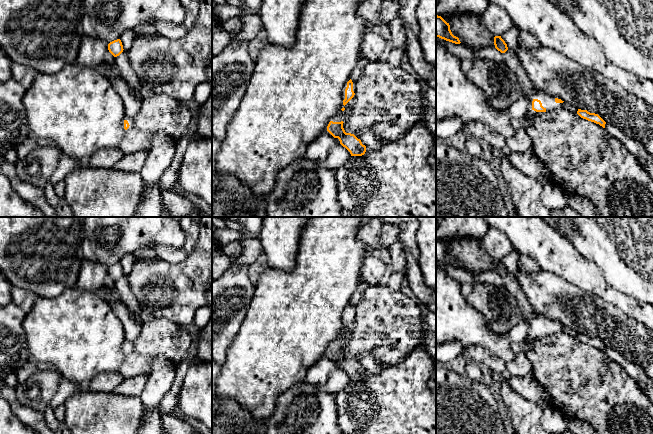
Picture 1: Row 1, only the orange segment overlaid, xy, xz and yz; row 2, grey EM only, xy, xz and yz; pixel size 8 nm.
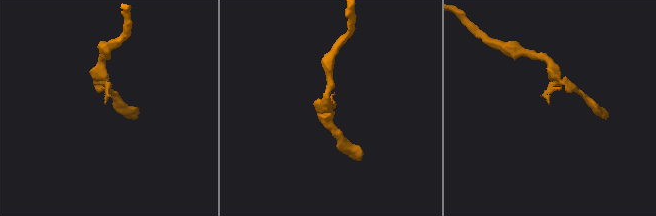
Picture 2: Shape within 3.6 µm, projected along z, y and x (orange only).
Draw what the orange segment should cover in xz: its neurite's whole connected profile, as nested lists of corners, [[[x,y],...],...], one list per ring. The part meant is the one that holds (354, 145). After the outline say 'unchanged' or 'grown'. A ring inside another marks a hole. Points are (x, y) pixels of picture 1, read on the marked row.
[[[353,75],[350,80],[344,84],[342,89],[343,103],[340,111],[331,119],[327,126],[327,131],[334,137],[338,138],[340,144],[345,147],[351,156],[362,156],[366,152],[366,146],[362,144],[354,134],[346,133],[343,123],[346,120],[344,106],[353,99],[356,92],[356,76]]]; grown

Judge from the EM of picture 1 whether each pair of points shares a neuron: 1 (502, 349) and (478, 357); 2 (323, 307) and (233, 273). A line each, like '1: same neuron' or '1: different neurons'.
1: different neurons
2: different neurons

